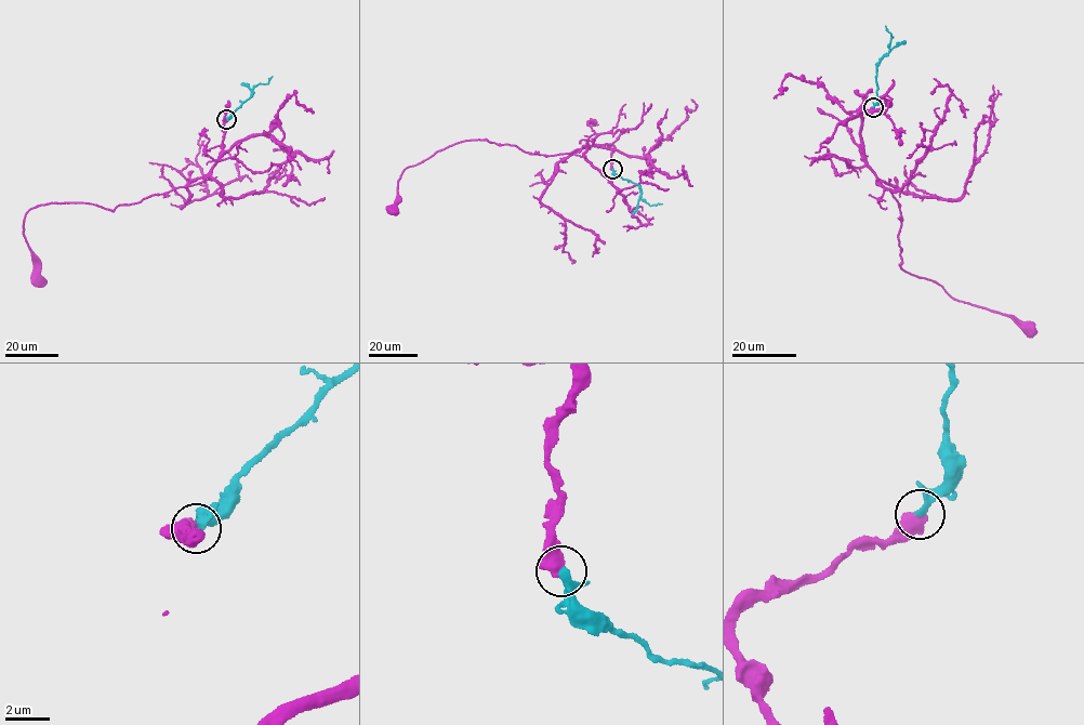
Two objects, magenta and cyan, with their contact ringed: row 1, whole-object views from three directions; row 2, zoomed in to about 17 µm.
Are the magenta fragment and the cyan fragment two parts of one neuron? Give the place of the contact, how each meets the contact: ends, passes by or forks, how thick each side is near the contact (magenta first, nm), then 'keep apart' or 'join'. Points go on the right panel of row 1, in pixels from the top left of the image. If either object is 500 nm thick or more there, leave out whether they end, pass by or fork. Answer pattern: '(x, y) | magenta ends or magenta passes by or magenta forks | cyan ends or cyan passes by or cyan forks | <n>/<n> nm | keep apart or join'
(873, 107) | 650/240 nm | join

